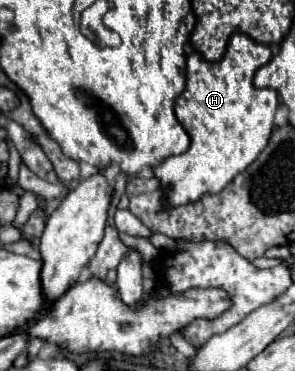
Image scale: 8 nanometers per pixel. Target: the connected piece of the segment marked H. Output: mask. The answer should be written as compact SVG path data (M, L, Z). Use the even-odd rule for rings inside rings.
M243 33L231 37L223 59L215 63L209 63L197 51L187 57L187 87L175 103L175 113L179 123L191 137L191 145L179 157L169 157L157 167L153 167L153 175L161 183L163 201L167 201L167 209L199 201L207 193L223 191L223 187L235 175L243 173L259 157L263 147L267 147L269 135L273 131L273 117L279 107L279 95L275 89L257 89L253 85L253 75L261 65L269 63L269 59L271 59L271 49L263 43L253 41L249 35Z

